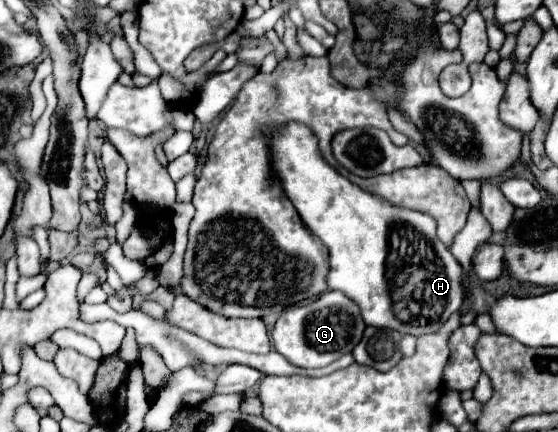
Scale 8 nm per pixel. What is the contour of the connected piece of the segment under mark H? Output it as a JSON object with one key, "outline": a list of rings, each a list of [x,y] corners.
{"outline":[[[290,122],[282,132],[270,136],[272,170],[282,182],[286,196],[298,210],[302,222],[328,246],[330,272],[326,276],[328,290],[338,290],[352,298],[362,312],[366,326],[394,330],[400,334],[422,336],[438,332],[446,320],[460,310],[464,302],[462,266],[436,236],[436,222],[420,212],[396,208],[386,200],[364,192],[348,178],[340,176],[320,156],[318,140],[304,124]]]}

